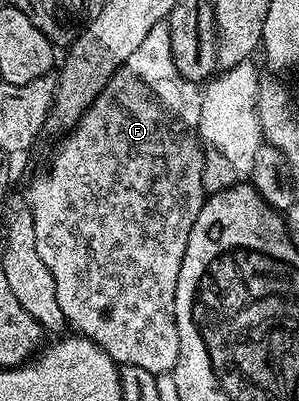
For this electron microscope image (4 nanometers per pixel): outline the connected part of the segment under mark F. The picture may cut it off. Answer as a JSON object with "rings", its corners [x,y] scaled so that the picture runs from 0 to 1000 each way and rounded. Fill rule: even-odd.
{"rings":[[[552,52],[518,57],[492,85],[492,97],[398,177],[344,217],[344,227],[304,257],[304,267],[264,294],[258,314],[214,334],[204,374],[177,392],[154,431],[137,431],[97,461],[77,484],[77,499],[97,514],[110,539],[117,571],[117,618],[130,626],[130,646],[144,646],[157,676],[171,676],[171,696],[184,701],[184,746],[197,746],[221,803],[247,810],[254,828],[311,850],[395,913],[478,915],[515,933],[562,930],[599,895],[599,815],[585,805],[585,716],[599,706],[599,666],[612,666],[612,626],[625,626],[625,596],[639,586],[639,566],[652,566],[652,546],[666,546],[666,526],[689,496],[679,456],[679,416],[686,377],[659,342],[659,309],[672,274],[672,222],[662,204],[612,197],[599,172],[585,167],[585,147],[572,147],[572,102],[565,65]]]}

